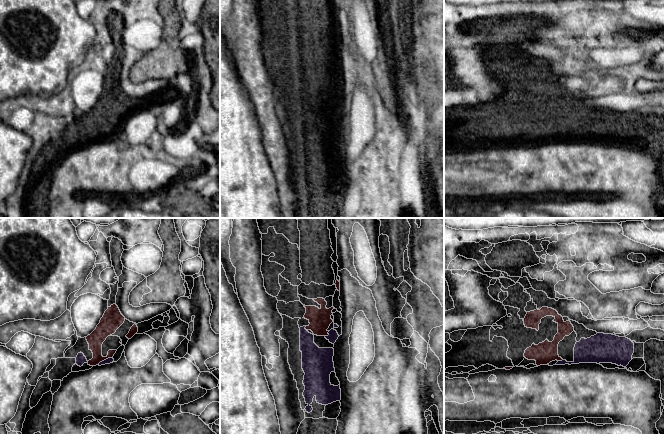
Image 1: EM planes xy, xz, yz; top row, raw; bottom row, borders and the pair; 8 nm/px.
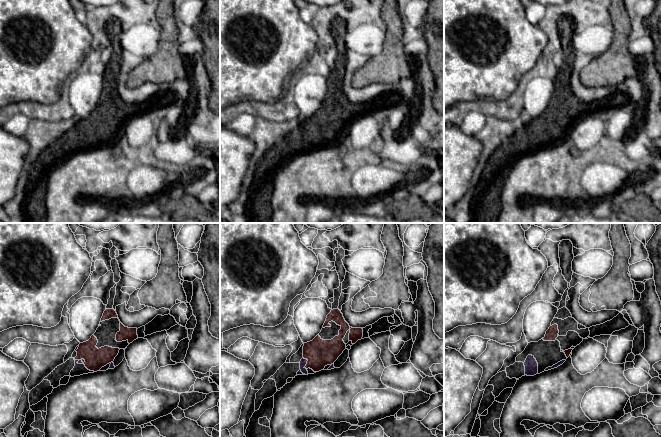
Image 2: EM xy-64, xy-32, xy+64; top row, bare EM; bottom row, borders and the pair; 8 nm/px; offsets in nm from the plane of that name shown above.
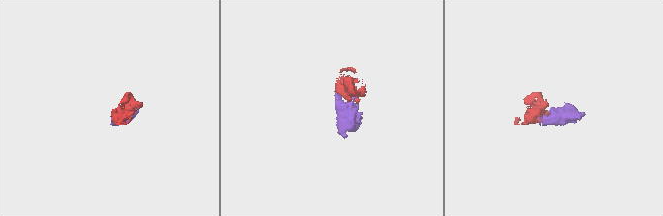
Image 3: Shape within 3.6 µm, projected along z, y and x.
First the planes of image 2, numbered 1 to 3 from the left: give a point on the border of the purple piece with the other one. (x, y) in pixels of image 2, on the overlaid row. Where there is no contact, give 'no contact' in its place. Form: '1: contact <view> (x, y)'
1: contact xy-64 (111, 361)
2: contact xy-32 (307, 363)
3: no contact

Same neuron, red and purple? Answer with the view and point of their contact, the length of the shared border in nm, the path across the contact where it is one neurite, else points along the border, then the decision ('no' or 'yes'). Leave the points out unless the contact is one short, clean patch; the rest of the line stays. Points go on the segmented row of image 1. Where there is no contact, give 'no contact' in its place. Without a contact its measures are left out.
xy (104, 359) | 140 nm | yes

